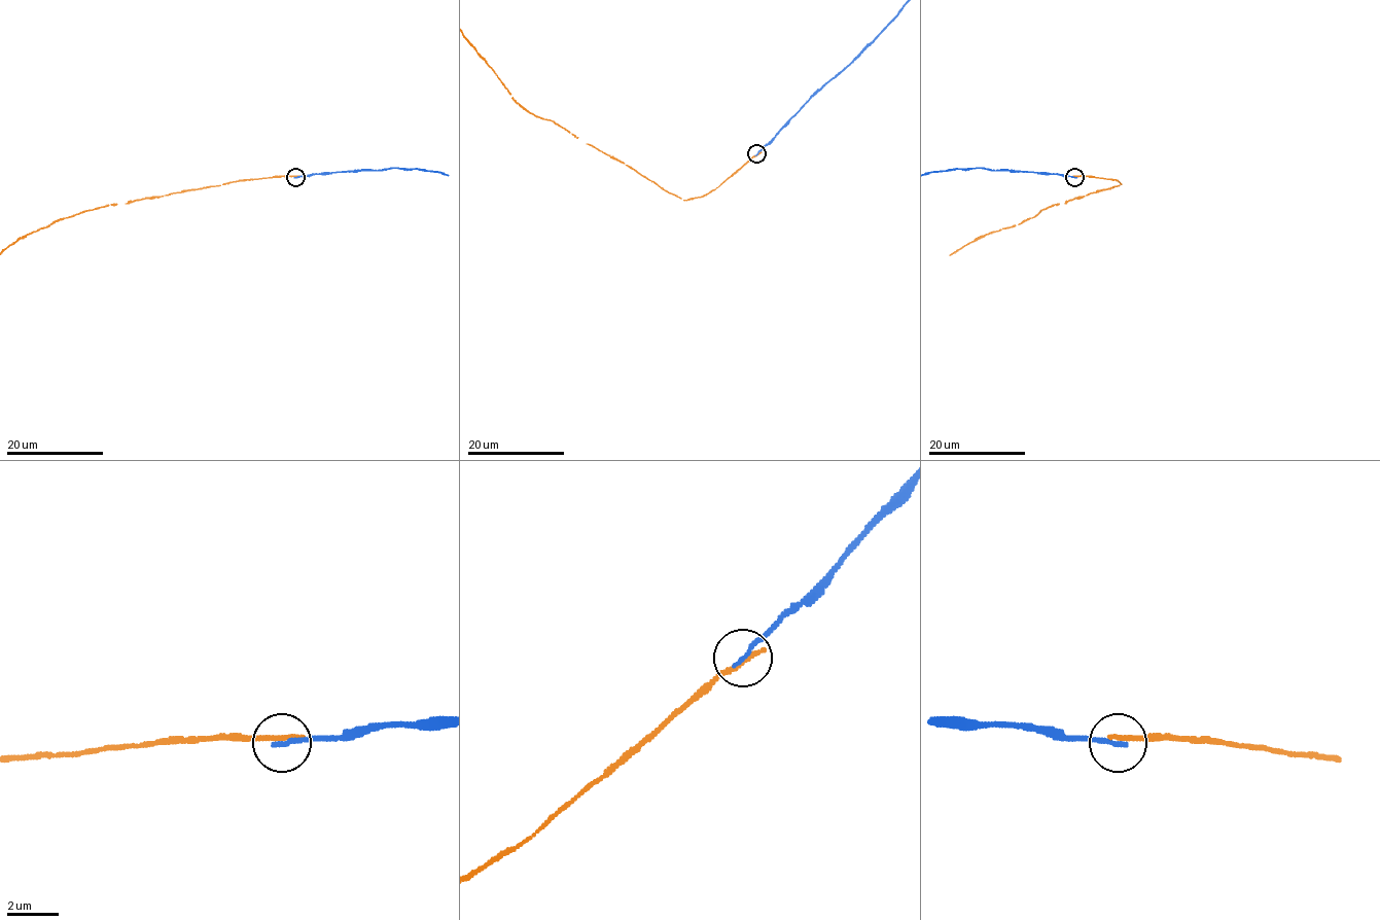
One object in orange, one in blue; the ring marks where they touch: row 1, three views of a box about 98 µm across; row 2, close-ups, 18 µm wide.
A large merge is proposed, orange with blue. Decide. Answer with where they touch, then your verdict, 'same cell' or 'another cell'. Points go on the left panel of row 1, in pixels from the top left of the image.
at (295, 177); another cell

